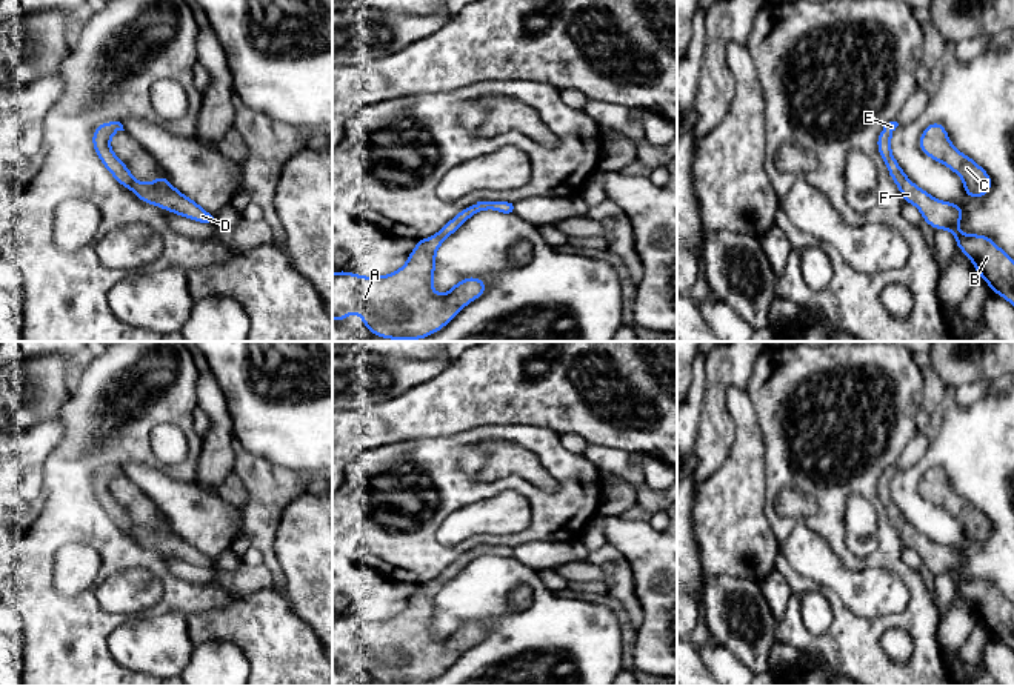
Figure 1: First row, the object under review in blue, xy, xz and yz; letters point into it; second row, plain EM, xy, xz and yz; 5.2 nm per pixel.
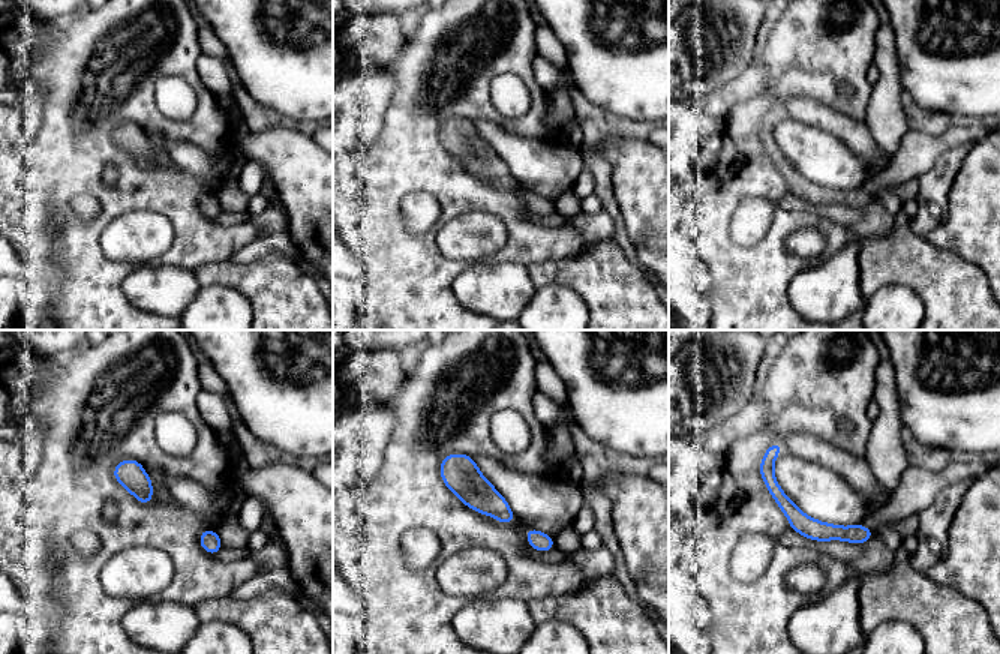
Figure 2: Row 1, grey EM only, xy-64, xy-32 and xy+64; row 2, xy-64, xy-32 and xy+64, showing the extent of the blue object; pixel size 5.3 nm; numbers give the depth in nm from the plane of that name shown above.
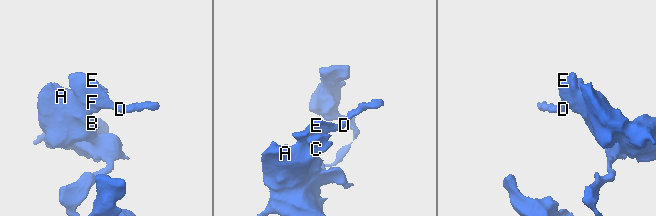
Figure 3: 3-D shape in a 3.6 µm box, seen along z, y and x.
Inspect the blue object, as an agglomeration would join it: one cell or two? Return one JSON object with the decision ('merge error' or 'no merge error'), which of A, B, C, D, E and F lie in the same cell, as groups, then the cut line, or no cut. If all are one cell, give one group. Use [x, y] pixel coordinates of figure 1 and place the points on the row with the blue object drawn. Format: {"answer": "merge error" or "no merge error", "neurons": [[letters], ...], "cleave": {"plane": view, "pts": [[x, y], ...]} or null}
{"answer": "no merge error", "neurons": [["A", "B", "C", "D", "E", "F"]], "cleave": null}

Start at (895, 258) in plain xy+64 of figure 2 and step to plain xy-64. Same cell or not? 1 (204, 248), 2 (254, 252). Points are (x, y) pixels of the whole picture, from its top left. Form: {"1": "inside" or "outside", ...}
{"1": "outside", "2": "outside"}

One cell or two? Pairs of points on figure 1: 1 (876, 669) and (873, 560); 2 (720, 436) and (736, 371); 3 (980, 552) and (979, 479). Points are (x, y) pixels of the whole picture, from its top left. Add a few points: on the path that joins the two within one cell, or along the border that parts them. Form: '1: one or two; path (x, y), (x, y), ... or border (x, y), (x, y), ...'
1: one; path (874, 634), (916, 606), (916, 585), (908, 577)
2: one; path (717, 420), (717, 389), (720, 386)
3: one; path (997, 534), (997, 497)

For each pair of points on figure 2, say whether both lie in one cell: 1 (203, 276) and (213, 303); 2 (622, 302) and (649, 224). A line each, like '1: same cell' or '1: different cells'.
1: different cells
2: different cells

